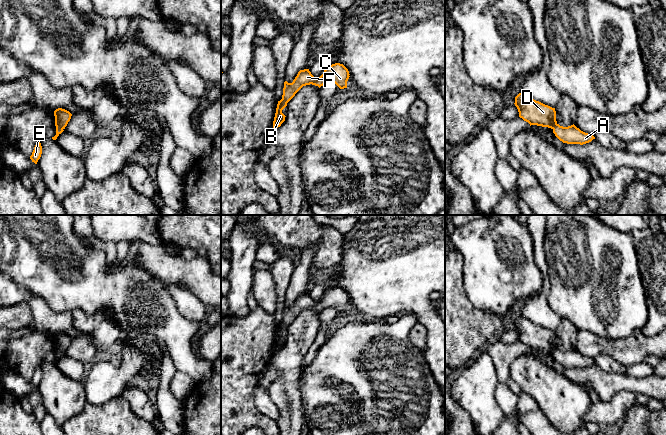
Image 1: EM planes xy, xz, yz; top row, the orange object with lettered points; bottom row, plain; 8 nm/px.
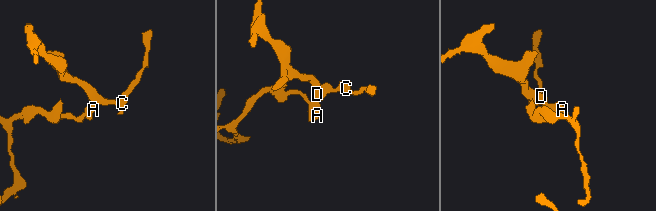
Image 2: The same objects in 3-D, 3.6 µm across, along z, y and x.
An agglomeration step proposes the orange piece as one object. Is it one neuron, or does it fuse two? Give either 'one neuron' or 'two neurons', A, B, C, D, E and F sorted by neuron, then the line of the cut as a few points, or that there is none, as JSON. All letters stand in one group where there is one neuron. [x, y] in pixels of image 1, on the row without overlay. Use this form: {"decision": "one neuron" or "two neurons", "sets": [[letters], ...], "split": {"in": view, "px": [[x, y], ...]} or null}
{"decision": "two neurons", "sets": [["A", "B", "E"], ["C", "D", "F"]], "split": {"in": "xy", "px": [[55, 347], [62, 353]]}}

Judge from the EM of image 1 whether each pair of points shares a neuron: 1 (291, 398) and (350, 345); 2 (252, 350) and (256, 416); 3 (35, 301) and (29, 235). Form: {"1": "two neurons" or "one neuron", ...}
{"1": "two neurons", "2": "one neuron", "3": "two neurons"}

